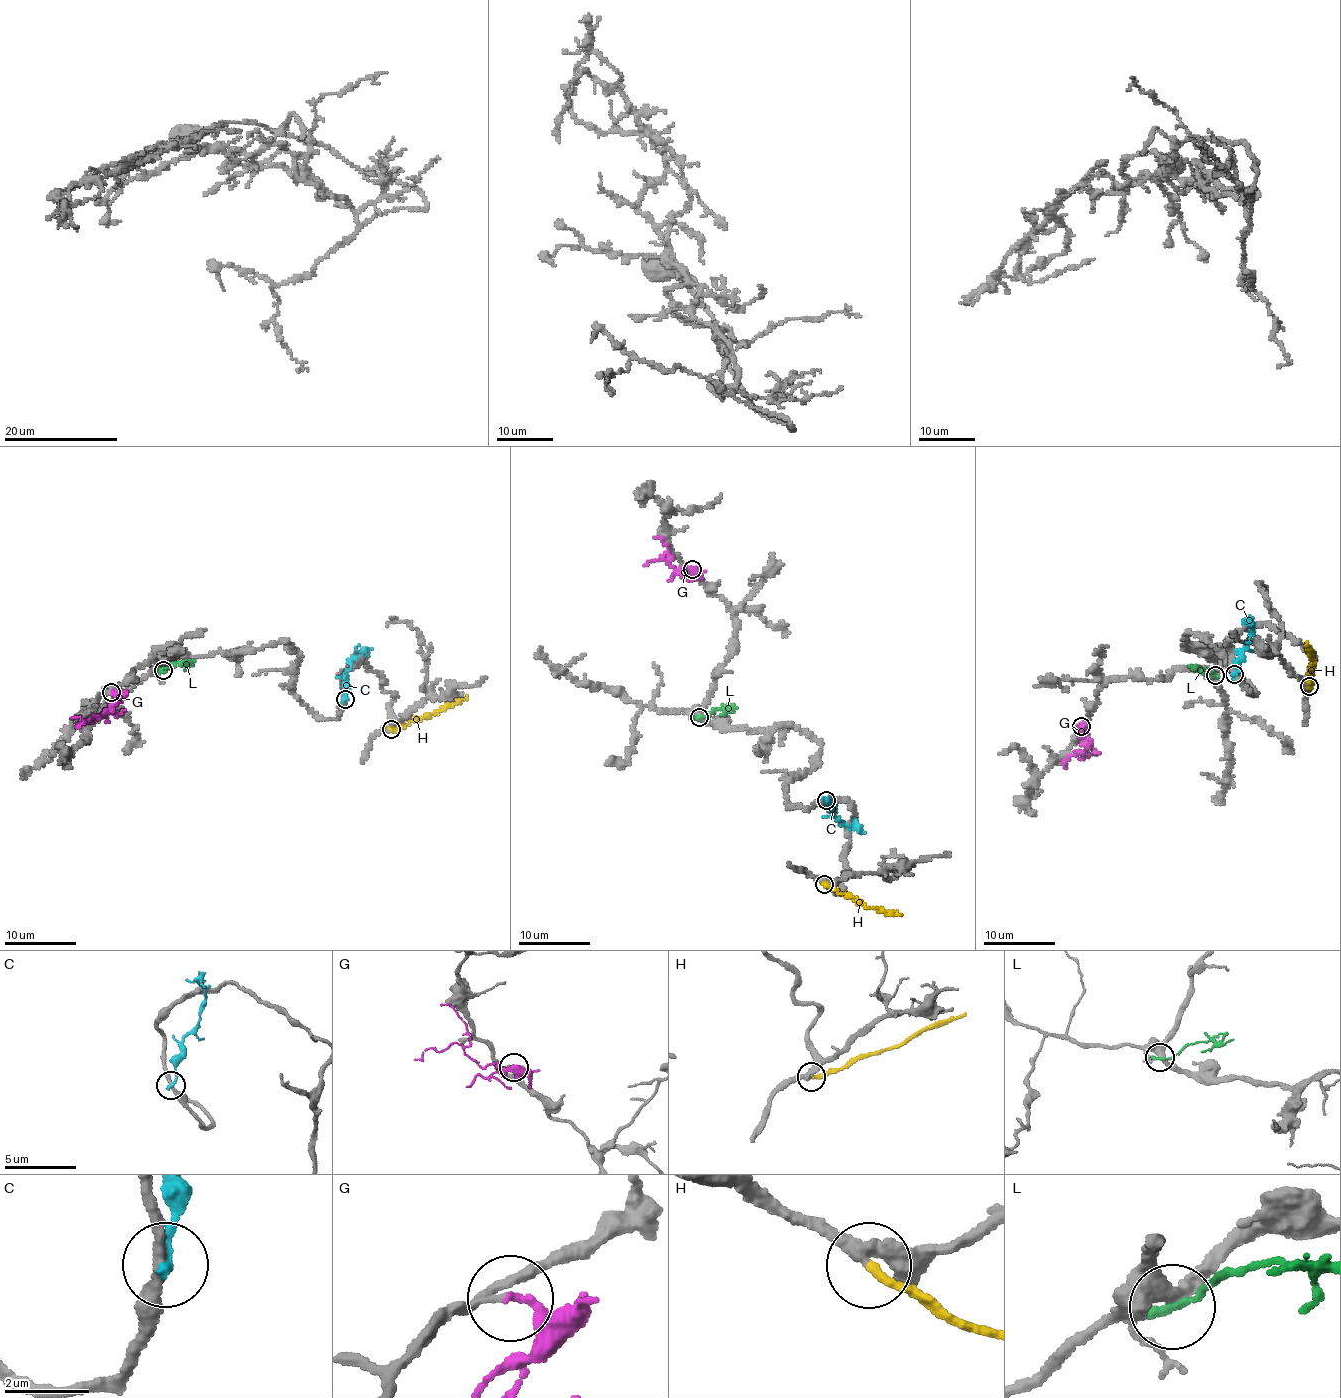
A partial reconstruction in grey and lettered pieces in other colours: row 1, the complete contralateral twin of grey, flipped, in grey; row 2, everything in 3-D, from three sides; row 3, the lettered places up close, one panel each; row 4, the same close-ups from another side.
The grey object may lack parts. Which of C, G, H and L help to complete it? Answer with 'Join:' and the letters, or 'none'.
Join: H

